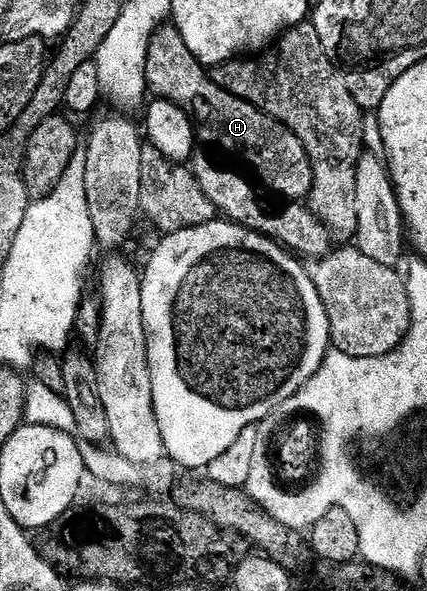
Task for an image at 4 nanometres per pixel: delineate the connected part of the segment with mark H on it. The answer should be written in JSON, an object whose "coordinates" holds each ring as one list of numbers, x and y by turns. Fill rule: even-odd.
{"coordinates":[[173,24,161,25,151,36,144,86,151,90,155,99,173,102,186,113,194,126,194,137,201,145,203,142,206,146,215,146,223,150,218,151,223,155,235,154,239,163,247,162,254,169,253,177,259,183,262,181,272,193,286,198,282,200,309,199,314,177,308,156,298,139,262,110,224,92,209,80,202,63,188,52,188,46]]}

